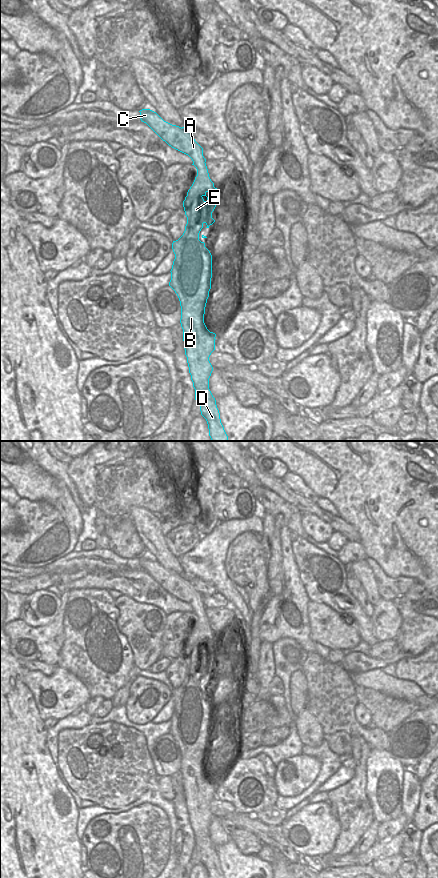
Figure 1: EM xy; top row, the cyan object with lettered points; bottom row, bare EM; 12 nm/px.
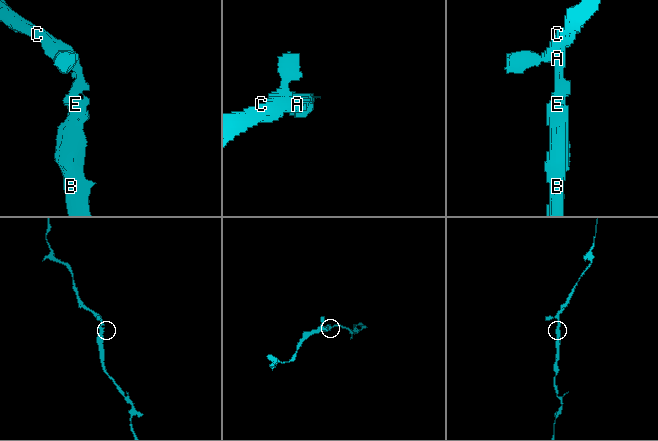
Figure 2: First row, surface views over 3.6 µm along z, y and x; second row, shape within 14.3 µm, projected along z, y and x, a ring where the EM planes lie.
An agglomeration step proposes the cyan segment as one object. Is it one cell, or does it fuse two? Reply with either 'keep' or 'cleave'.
keep

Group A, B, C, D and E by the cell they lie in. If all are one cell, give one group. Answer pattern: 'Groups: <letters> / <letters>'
Groups: A B C D E.

